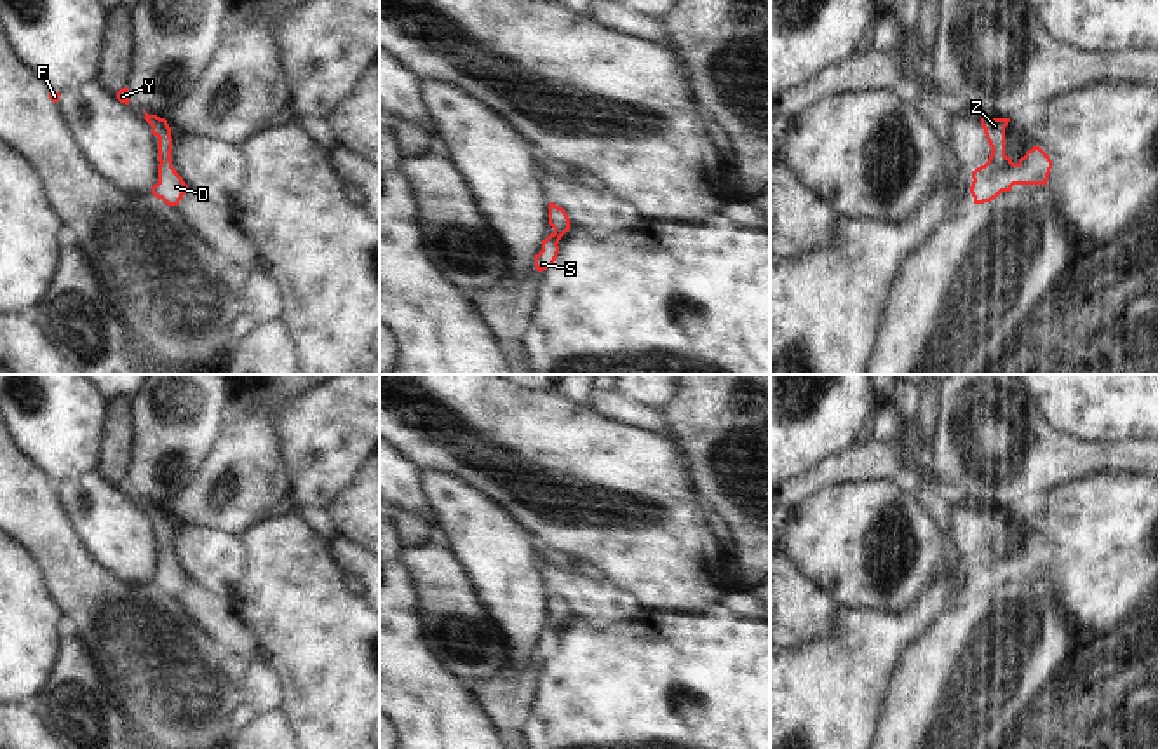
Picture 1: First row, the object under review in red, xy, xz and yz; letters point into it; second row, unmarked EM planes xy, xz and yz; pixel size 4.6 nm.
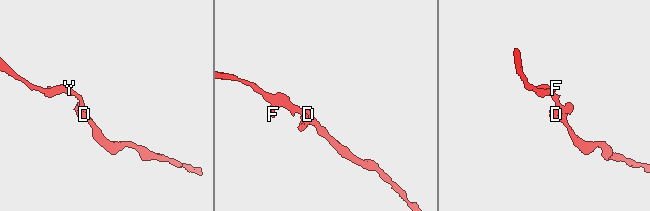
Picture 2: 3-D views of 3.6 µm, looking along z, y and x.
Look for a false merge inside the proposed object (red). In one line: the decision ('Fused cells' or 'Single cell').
Single cell

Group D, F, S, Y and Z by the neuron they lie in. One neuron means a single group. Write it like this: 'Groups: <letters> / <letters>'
Groups: D F S Y Z

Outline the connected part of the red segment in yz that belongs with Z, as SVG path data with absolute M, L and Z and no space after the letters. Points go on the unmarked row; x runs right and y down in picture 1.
M981 507L991 545L984 556L972 561L970 584L974 594L991 592L1002 582L1010 582L1014 575L1047 575L1052 550L1040 536L1028 540L1017 554L1005 545L1005 517L1008 512L1010 509Z

